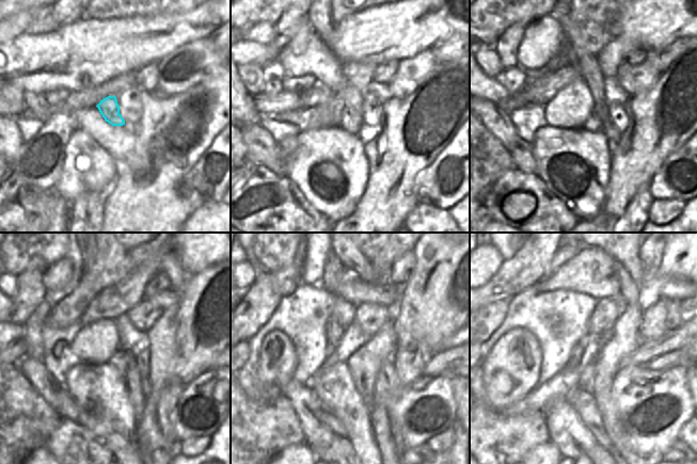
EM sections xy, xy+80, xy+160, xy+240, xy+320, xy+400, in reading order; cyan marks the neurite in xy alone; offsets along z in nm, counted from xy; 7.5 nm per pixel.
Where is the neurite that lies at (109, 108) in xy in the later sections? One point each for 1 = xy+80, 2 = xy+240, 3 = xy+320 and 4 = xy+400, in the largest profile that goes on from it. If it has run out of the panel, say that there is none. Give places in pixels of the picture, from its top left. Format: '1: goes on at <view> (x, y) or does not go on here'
1: goes on at xy+80 (351, 122)
2: goes on at xy+240 (120, 361)
3: goes on at xy+320 (364, 366)
4: goes on at xy+400 (605, 366)

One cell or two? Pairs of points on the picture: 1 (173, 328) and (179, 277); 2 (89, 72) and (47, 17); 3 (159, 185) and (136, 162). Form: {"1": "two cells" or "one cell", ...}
{"1": "one cell", "2": "two cells", "3": "two cells"}

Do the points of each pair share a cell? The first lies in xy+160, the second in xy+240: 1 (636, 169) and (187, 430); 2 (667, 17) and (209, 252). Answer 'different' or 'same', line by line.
1: different
2: same

